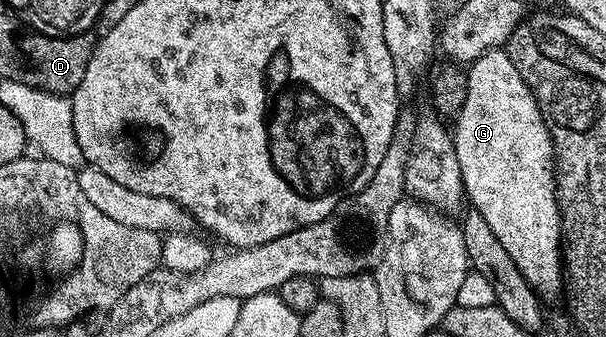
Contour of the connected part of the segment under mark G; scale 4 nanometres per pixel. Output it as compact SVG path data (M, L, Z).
M505 48L487 50L467 68L467 98L452 125L453 149L459 162L461 181L472 211L483 214L491 234L499 238L503 250L511 254L515 266L538 293L557 292L563 280L563 225L561 205L557 202L555 179L555 142L535 115L533 103L538 97L529 89Z

